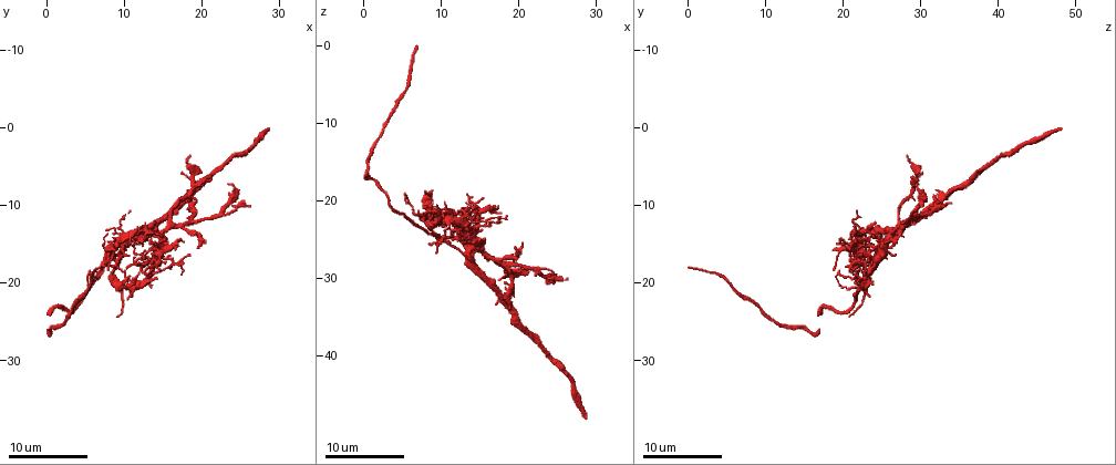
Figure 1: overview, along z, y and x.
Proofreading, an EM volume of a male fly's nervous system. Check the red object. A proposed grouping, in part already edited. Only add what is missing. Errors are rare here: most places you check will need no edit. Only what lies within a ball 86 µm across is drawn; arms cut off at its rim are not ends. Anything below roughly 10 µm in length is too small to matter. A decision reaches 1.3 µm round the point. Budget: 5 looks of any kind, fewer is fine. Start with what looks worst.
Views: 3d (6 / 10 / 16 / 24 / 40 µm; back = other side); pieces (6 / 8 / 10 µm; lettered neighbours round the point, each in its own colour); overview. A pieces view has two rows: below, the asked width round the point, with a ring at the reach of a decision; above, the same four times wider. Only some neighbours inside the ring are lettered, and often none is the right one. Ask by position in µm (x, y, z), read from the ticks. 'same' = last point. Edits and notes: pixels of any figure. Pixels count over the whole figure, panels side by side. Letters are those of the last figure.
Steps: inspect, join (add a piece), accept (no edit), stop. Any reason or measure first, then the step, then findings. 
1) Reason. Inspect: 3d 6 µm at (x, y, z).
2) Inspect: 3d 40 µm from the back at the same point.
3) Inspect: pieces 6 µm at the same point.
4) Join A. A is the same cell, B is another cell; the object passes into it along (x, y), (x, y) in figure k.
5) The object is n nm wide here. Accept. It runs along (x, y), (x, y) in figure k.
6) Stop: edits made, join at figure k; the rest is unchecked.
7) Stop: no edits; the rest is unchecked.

Thin end. Inspect: 3d 10 µm at (9.5, 16.5, 26.5).

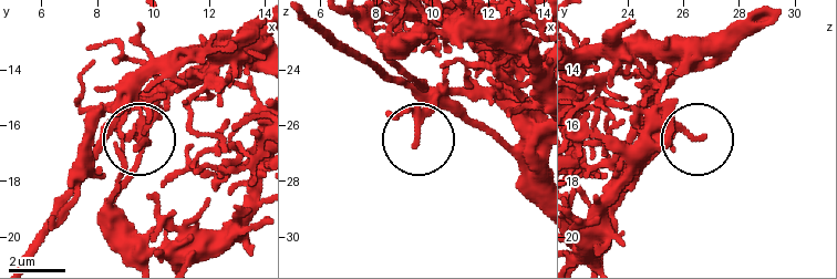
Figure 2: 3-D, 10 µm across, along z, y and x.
Inspect: pieces 6 µm at (9.4, 16.3, 26.7).

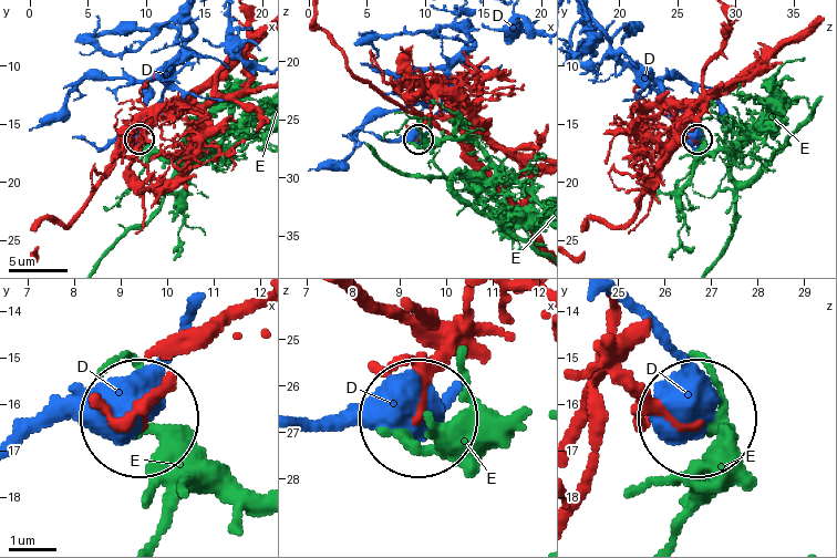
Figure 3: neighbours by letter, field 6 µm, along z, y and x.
Accept. D and E are other cells; none of them fits.

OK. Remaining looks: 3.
An open end. Inspect: 3d 10 µm at (10.5, 17.0, 21.0).

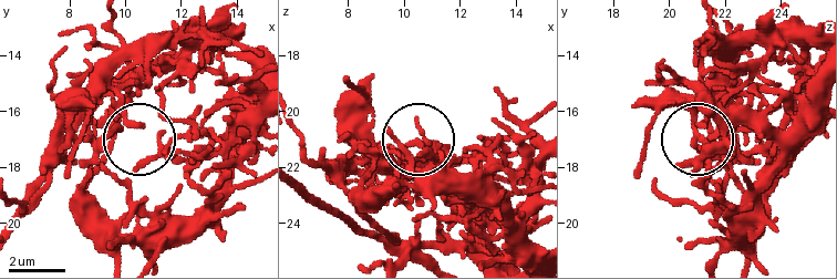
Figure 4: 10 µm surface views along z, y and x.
Inspect: pieces 6 µm at (10.5, 16.5, 21.1).

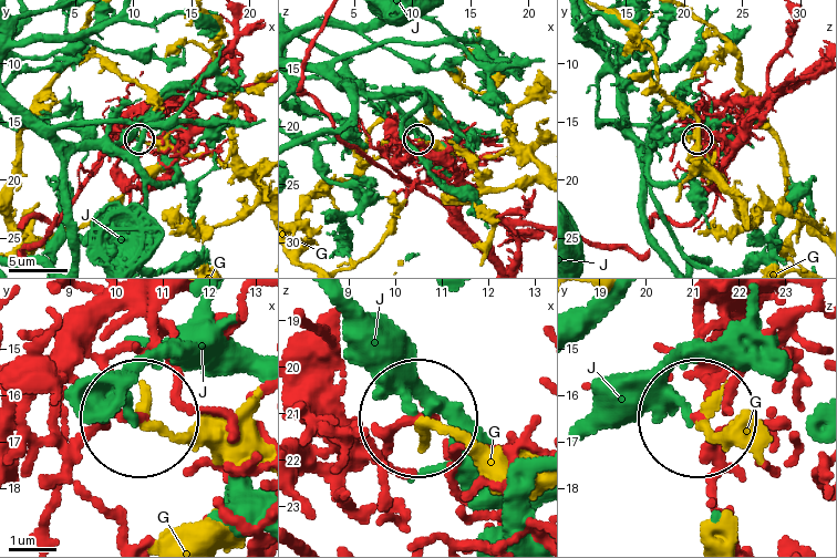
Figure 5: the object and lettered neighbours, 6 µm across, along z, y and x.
Accept. G and J are other cells; none of them fits.

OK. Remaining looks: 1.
Branch stops here. Inspect: pieces 6 µm at (14.0, 12.5, 24.0).

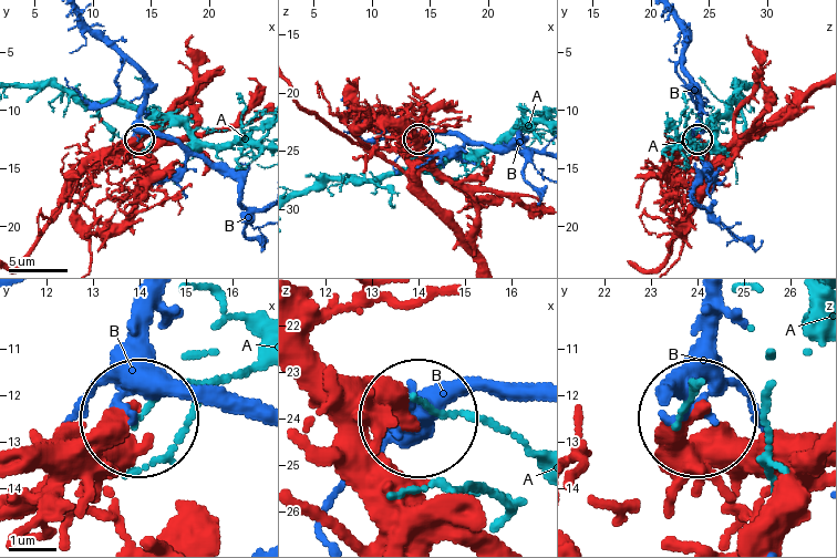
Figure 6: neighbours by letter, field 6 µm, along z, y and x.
Accept. A and B are other cells; it runs along (339, 409), (406, 417) in figure 6; no lettered piece goes on from it.

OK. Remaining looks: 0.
Stop: no edits; the rest is unchecked.

